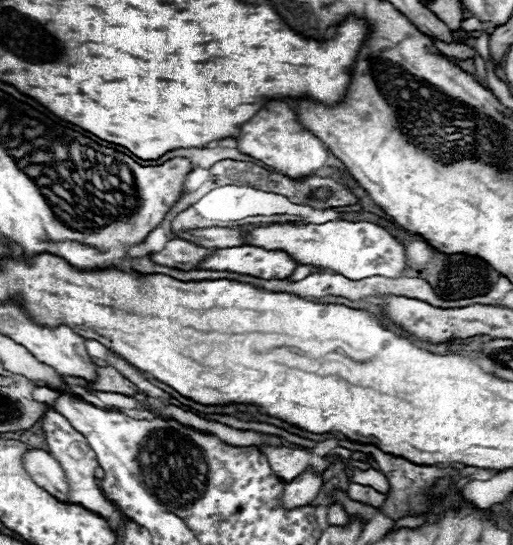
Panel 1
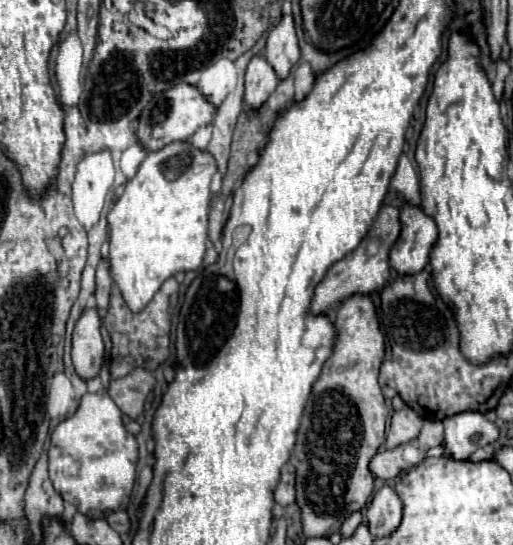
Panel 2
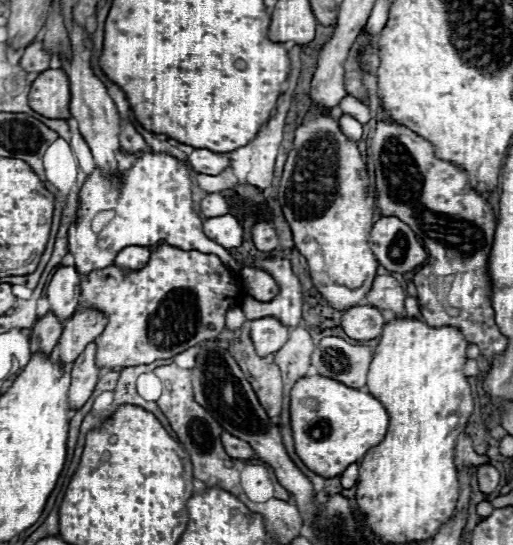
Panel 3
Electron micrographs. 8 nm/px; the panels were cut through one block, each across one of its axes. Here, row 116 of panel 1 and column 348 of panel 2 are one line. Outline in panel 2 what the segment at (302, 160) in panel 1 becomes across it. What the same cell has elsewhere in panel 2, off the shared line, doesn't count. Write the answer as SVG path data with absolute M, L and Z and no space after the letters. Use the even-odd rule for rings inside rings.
M382 206L378 212L372 228L368 234L362 238L356 250L348 252L342 260L330 266L326 272L324 280L316 286L312 302L310 302L310 314L320 316L320 314L330 314L342 300L346 300L352 294L370 294L378 288L382 288L388 278L390 278L390 266L388 266L388 250L392 248L392 242L396 242L400 234L400 220L398 220L398 208L394 206Z

